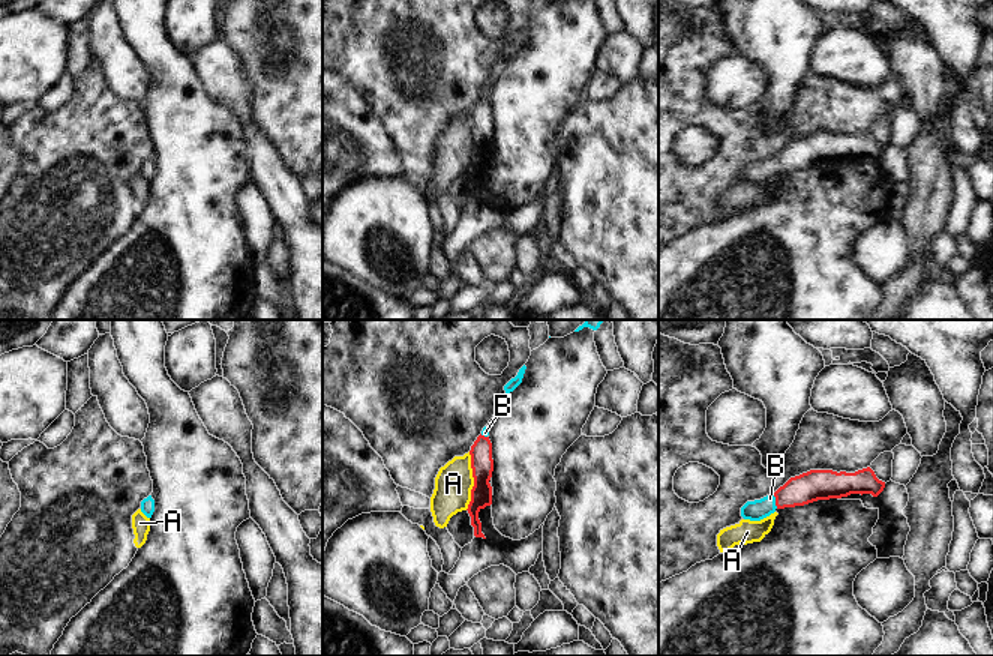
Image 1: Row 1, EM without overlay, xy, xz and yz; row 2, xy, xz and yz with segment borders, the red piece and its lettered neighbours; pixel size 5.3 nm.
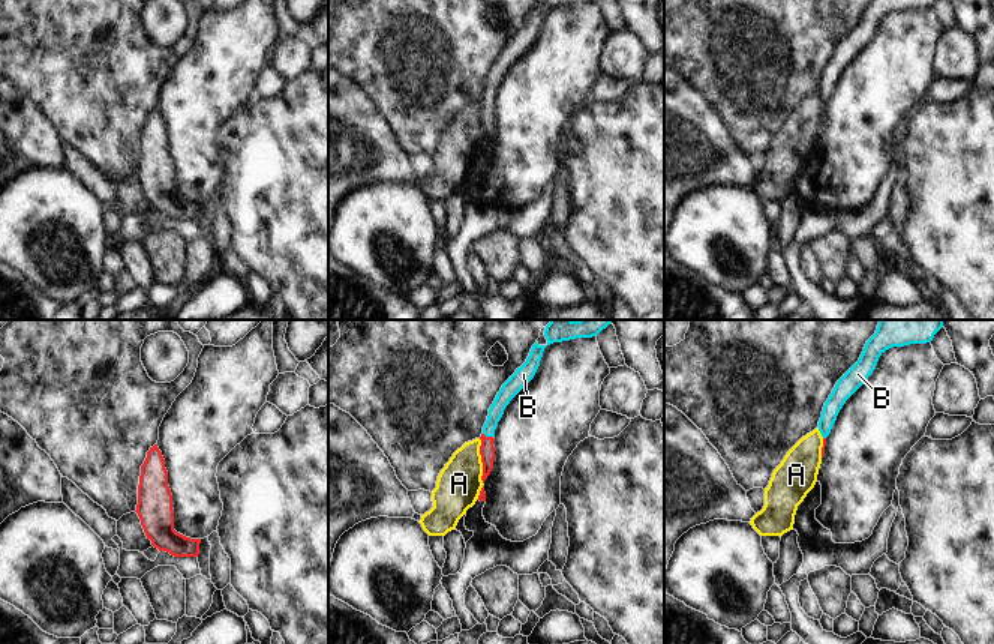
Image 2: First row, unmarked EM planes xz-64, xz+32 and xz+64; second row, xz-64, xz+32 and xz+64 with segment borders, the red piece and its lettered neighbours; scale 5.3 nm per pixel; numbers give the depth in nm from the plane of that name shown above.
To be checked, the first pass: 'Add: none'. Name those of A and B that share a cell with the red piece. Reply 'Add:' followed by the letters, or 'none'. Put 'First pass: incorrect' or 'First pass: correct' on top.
First pass: incorrect
Add: B

